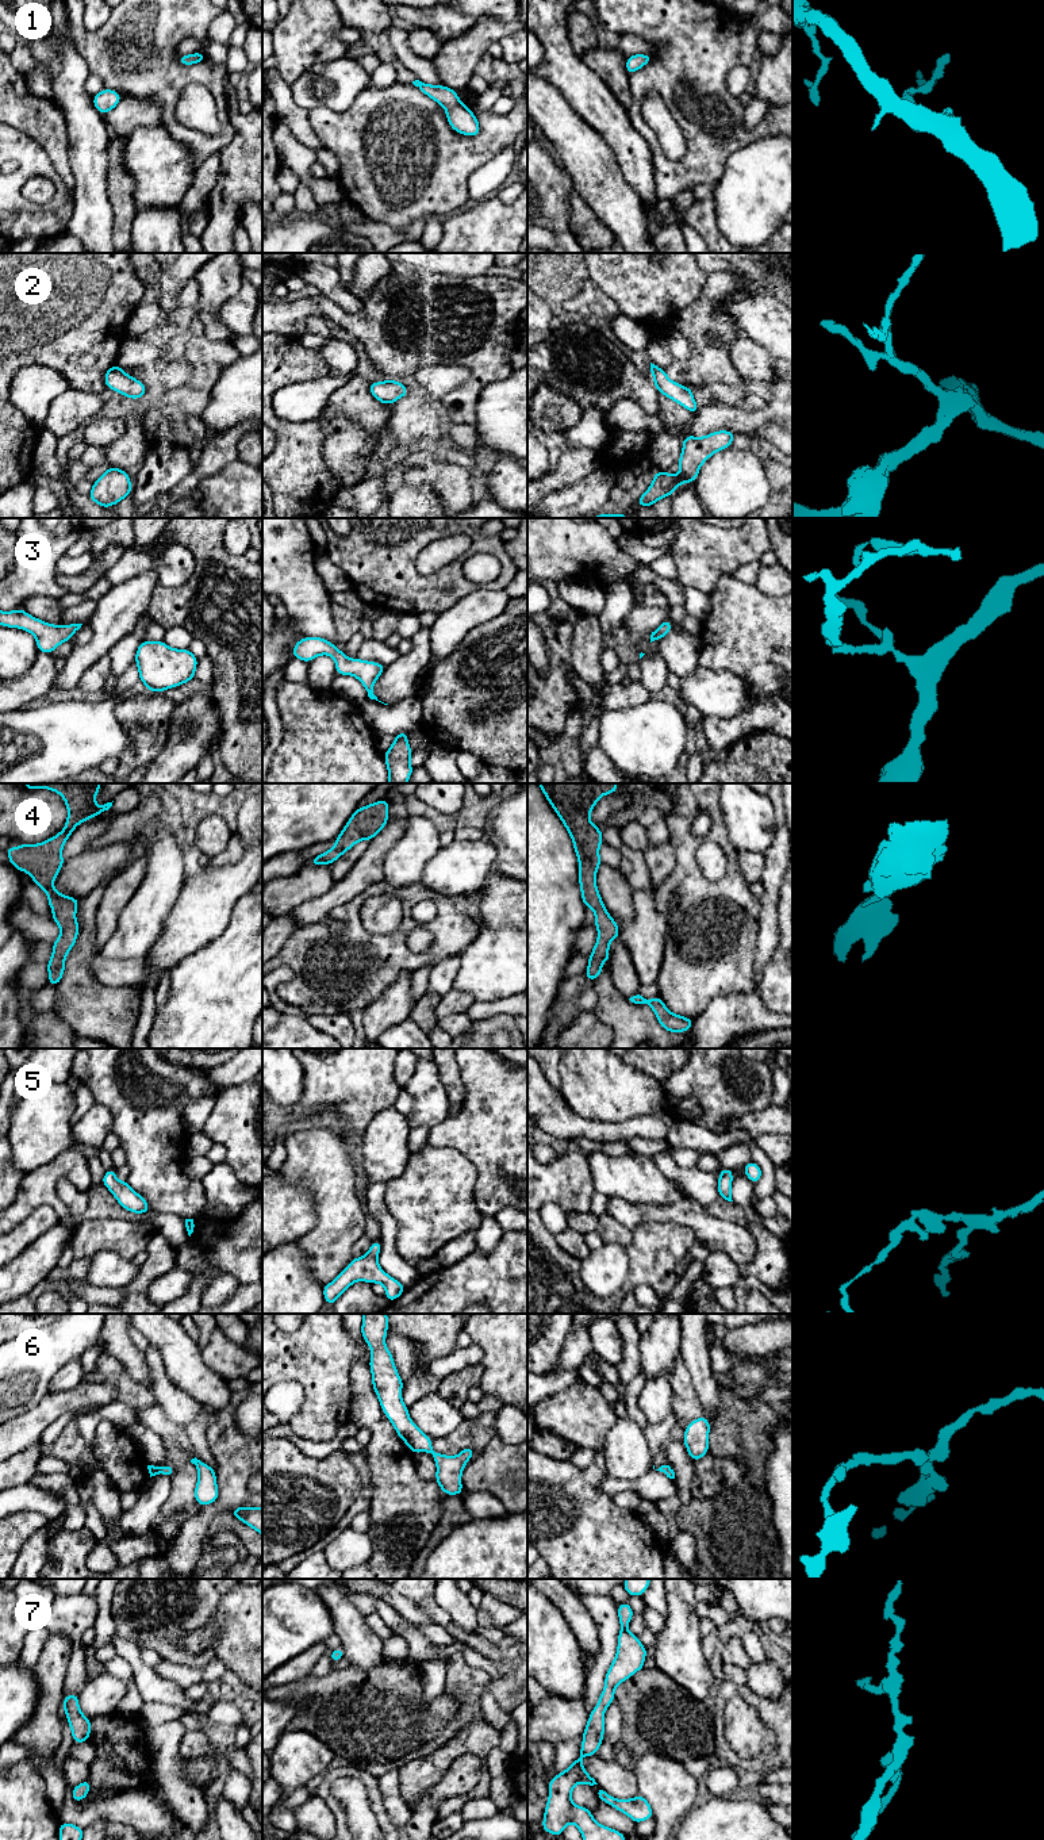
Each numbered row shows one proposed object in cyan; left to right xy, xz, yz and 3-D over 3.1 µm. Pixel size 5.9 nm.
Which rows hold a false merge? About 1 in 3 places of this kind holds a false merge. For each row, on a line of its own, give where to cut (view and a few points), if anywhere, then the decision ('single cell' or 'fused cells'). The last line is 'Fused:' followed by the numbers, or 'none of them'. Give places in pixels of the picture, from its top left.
1: cut none; single cell
2: cut none; single cell
3: cut none; single cell
4: cut none; single cell
5: cut none; single cell
6: cut none; single cell
7: cut none; single cell
Fused: none of them

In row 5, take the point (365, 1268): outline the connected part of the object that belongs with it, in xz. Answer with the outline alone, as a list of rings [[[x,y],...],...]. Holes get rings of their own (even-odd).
[[[375,1241],[371,1243],[369,1251],[366,1254],[353,1258],[335,1280],[323,1287],[325,1302],[333,1307],[338,1296],[342,1295],[352,1284],[360,1280],[369,1284],[383,1284],[385,1288],[384,1296],[389,1302],[396,1300],[406,1288],[402,1283],[387,1274],[380,1268],[377,1264],[377,1256],[380,1250],[380,1241]]]

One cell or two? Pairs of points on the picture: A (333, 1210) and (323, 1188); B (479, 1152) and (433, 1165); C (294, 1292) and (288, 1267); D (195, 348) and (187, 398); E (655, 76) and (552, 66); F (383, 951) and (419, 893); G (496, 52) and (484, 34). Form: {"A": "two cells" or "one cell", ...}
{"A": "one cell", "B": "two cells", "C": "one cell", "D": "one cell", "E": "two cells", "F": "one cell", "G": "two cells"}

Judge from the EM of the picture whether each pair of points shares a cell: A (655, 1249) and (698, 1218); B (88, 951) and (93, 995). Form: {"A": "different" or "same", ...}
{"A": "different", "B": "same"}

